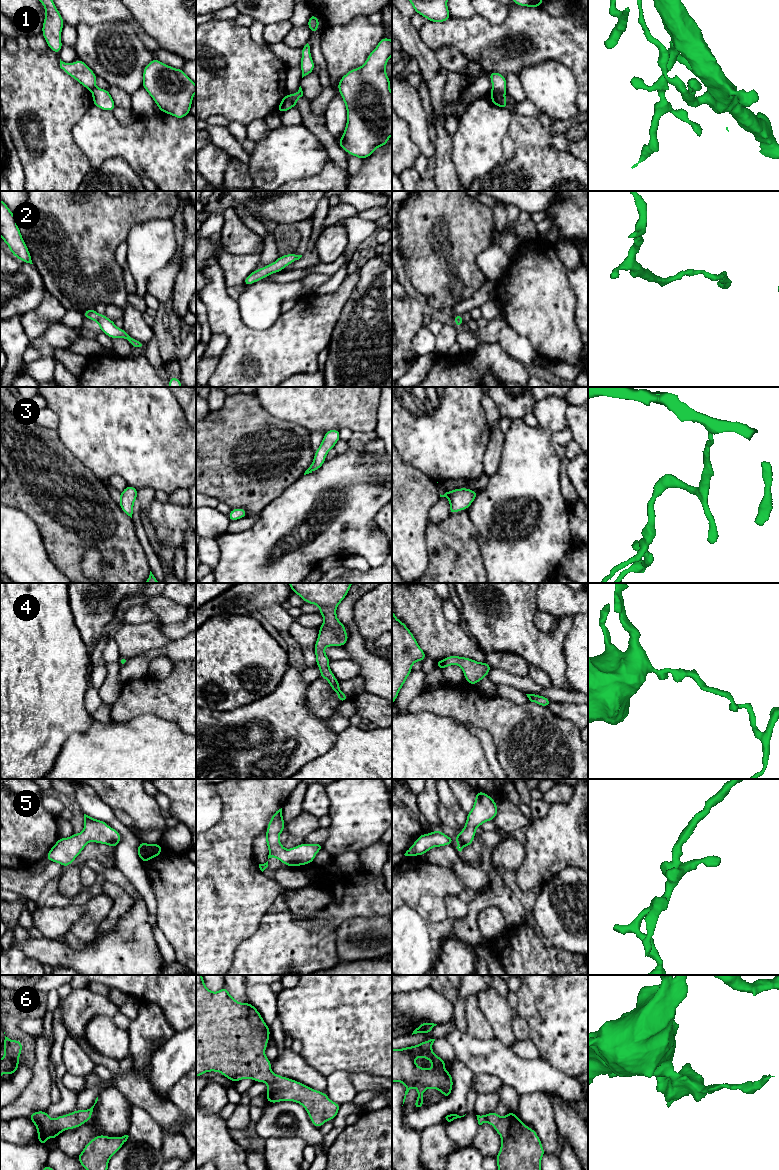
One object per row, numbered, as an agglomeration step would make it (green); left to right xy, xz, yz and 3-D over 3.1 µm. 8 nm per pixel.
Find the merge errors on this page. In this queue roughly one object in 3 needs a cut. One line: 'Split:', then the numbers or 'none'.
Split: 1

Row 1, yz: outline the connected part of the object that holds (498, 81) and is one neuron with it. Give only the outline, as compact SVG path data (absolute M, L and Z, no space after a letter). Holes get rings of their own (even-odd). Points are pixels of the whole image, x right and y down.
M490 72L488 74L491 79L492 89L497 90L503 94L506 94L506 77L498 72Z

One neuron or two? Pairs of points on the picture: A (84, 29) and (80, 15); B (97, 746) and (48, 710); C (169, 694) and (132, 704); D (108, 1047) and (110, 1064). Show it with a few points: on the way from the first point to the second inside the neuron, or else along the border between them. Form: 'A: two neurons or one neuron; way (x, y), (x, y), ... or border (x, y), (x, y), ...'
A: two neurons; border (105, 22), (79, 24), (76, 27)
B: two neurons; border (92, 718), (86, 730), (73, 732), (61, 748)
C: one neuron; way (160, 696), (141, 696)
D: two neurons; border (89, 1045), (103, 1056), (115, 1058), (119, 1062)

